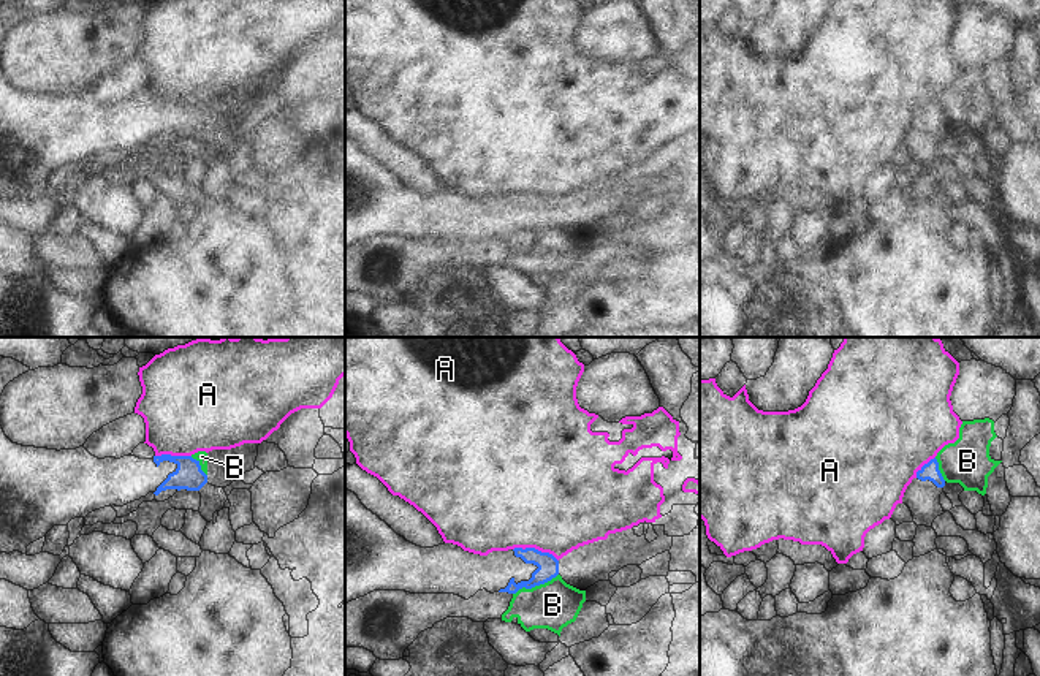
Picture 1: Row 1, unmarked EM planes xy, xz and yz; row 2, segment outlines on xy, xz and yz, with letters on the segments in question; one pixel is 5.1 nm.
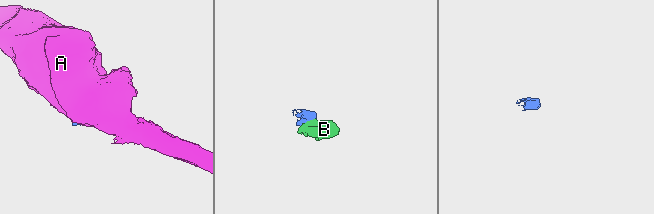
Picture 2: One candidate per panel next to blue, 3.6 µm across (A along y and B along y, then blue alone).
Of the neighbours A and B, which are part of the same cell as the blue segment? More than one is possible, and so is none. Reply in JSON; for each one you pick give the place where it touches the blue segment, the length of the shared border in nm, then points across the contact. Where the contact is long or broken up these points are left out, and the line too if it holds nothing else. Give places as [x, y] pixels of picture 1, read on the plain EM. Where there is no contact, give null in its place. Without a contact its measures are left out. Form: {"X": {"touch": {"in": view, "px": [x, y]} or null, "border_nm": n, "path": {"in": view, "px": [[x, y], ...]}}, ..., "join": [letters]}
{"join": []}

